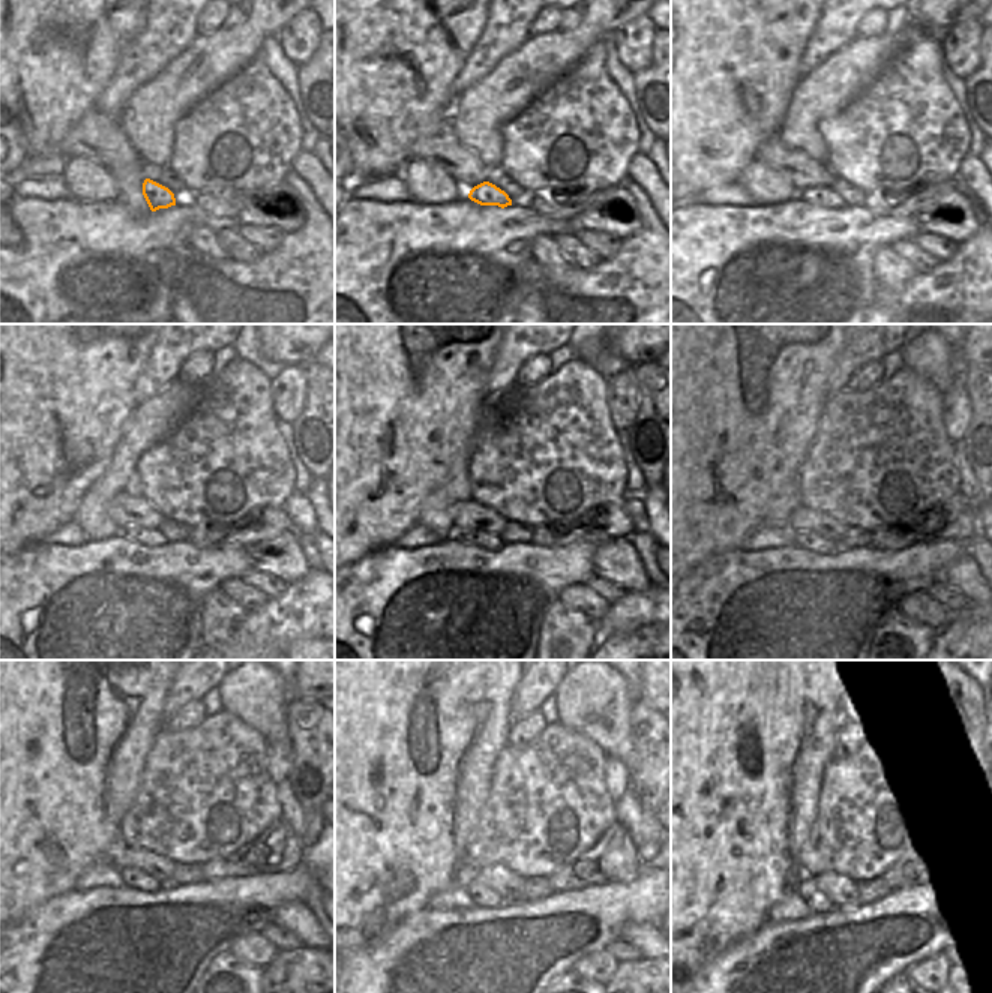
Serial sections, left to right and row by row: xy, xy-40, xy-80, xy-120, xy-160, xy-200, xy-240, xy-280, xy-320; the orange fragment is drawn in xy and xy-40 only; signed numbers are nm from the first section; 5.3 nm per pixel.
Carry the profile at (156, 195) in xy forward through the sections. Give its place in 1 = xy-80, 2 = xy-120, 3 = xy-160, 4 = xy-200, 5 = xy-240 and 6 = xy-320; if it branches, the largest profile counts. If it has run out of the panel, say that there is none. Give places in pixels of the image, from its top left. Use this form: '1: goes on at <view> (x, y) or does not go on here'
1: goes on at xy-80 (821, 197)
2: goes on at xy-120 (149, 537)
3: goes on at xy-160 (474, 537)
4: goes on at xy-200 (814, 542)
5: goes on at xy-240 (135, 878)
6: goes on at xy-320 (818, 902)

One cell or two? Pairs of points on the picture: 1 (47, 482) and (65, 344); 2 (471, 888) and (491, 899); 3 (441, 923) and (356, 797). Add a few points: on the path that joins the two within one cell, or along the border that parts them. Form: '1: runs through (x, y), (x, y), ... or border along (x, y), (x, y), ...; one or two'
1: runs through (47, 447), (47, 378); one
2: runs through (476, 890), (486, 897); one
3: border along (428, 903), (396, 921); two

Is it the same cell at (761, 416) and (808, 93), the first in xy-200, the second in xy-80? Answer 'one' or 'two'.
two

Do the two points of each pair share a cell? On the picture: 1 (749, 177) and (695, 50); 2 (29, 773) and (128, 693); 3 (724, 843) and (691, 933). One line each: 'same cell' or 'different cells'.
1: different cells
2: same cell
3: same cell

